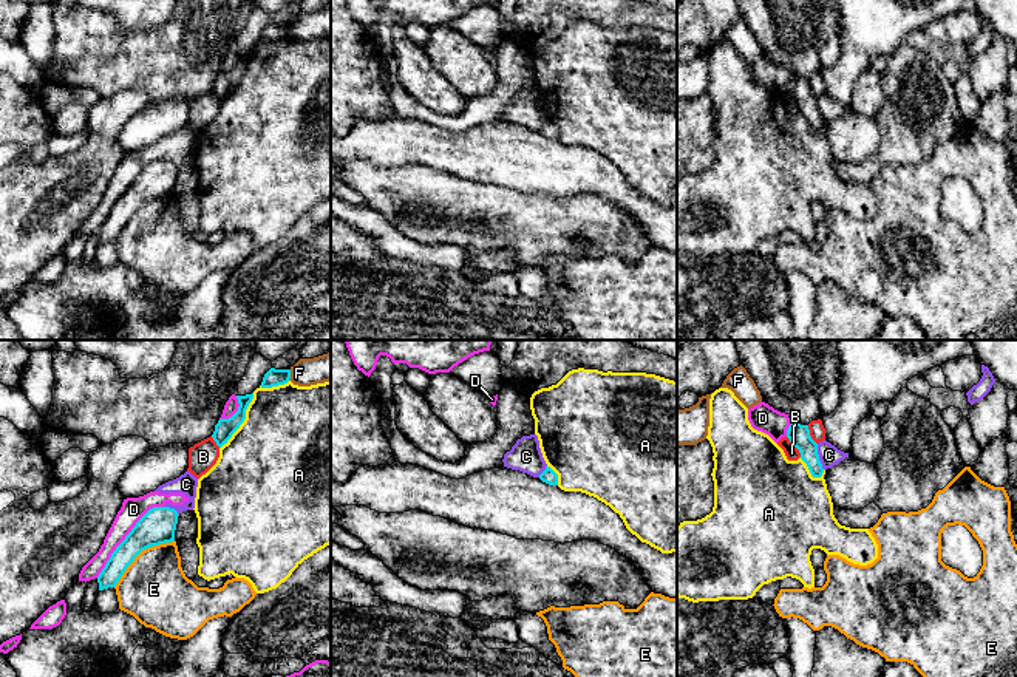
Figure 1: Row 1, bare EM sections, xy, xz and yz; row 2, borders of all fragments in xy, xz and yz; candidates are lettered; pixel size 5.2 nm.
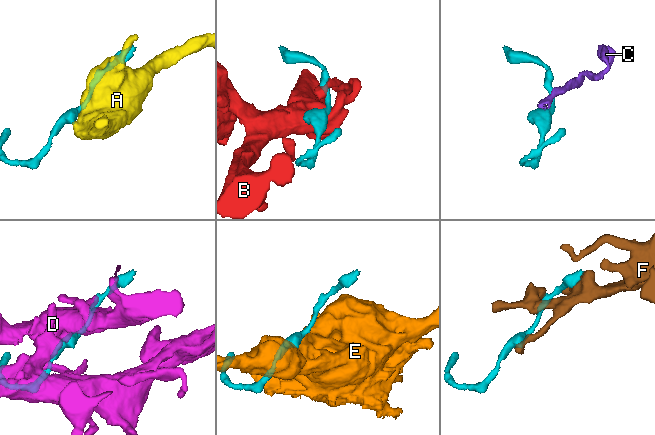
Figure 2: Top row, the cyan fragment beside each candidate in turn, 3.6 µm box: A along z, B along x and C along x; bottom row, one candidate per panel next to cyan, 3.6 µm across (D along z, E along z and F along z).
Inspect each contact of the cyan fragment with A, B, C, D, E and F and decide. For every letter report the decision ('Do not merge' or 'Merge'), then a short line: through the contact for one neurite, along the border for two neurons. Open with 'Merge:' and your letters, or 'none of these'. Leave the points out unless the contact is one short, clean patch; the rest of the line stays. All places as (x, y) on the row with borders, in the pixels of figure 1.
Merge: none of these
A: Do not merge
B: Do not merge. Line: yz (785, 436), (801, 456)
C: Do not merge
D: Do not merge
E: Do not merge
F: Do not merge

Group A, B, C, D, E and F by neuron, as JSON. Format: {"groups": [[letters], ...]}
{"groups": [["A"], ["B"], ["C", "D"], ["E"], ["F"]]}

